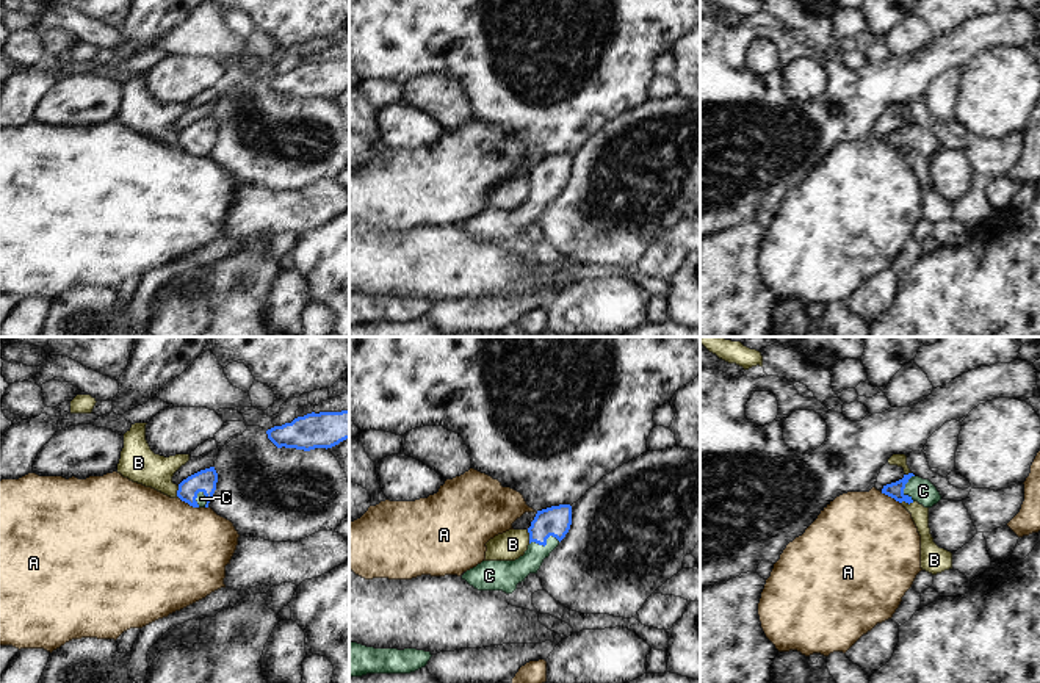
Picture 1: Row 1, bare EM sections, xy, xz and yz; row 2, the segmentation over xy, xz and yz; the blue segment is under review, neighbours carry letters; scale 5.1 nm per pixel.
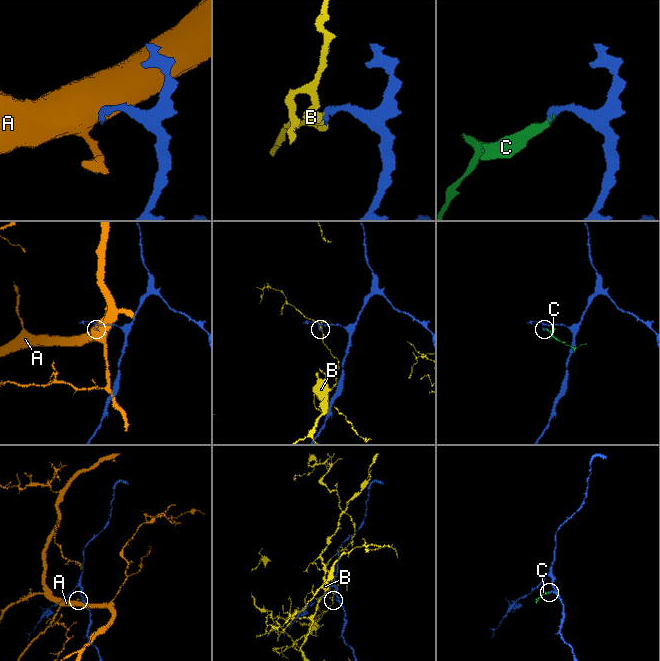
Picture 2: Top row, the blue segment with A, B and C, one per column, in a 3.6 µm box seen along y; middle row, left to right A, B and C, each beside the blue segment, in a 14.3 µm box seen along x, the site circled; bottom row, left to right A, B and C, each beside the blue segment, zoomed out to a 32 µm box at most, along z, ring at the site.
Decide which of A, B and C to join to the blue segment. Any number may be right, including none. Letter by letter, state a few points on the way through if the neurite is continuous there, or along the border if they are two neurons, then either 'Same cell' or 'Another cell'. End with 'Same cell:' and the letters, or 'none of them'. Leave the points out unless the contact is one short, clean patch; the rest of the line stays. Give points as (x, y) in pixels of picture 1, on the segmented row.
A: Boundary: xy (179, 497), (198, 508). Another cell
B: Boundary: xz (527, 530), (530, 542). Another cell
C: Path across: xz (555, 520), (545, 531), (545, 544), (522, 567), (508, 574). Same cell
Same cell: C

